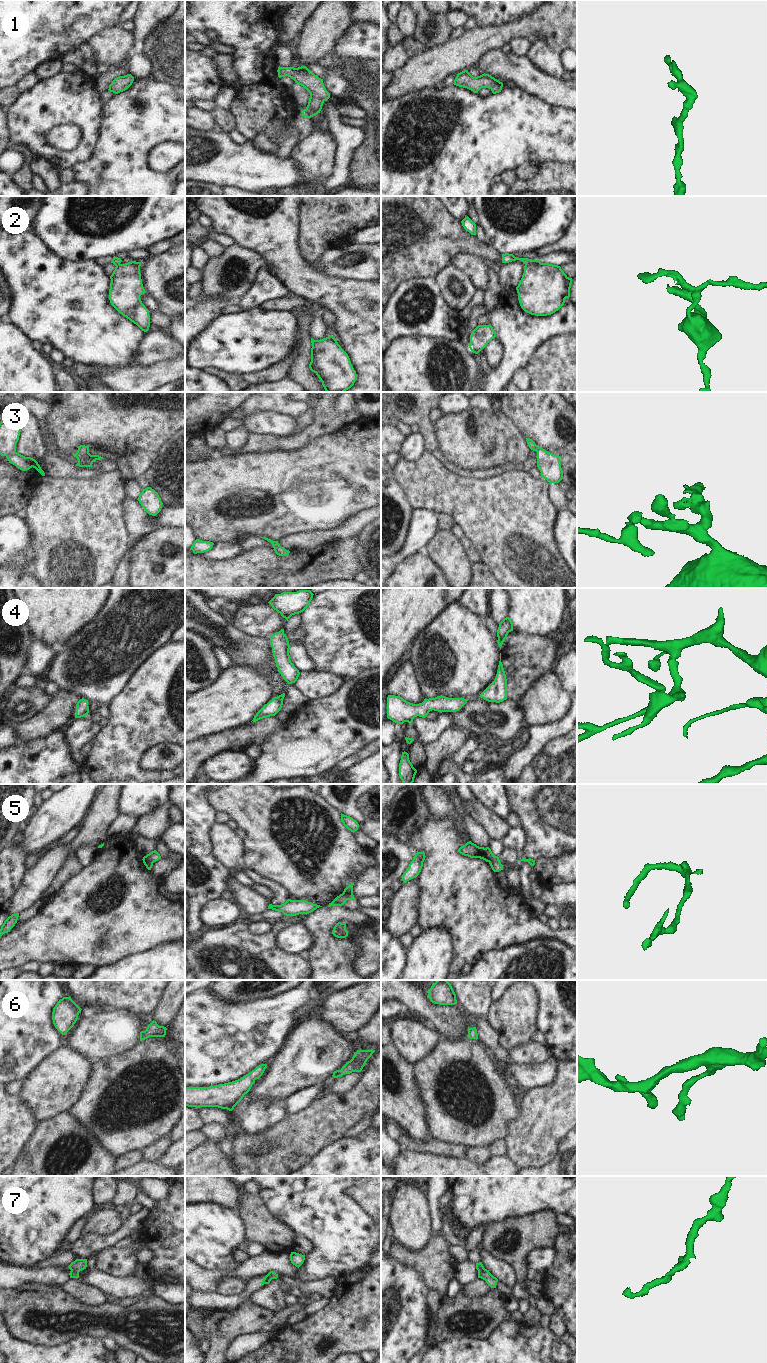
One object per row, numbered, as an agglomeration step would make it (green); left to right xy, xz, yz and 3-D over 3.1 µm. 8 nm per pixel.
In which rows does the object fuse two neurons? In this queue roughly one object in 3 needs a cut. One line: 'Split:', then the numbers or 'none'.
Split: 2, 5

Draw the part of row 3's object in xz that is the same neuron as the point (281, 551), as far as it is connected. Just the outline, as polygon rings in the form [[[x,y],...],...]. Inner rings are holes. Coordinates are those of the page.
[[[261,537],[265,540],[267,540],[268,542],[270,542],[273,545],[273,550],[275,551],[275,553],[279,556],[288,556],[290,551],[286,550],[284,547],[281,547],[280,544],[278,543],[278,541],[273,541],[271,539],[268,539],[266,537]]]

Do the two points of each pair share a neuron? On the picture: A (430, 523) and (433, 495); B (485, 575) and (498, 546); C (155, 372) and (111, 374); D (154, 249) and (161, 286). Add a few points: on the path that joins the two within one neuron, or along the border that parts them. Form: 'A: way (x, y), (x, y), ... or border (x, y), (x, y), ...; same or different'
A: border (414, 508), (429, 508), (438, 512); different
B: border (482, 560), (496, 577); different
C: way (144, 375), (122, 375); same
D: border (172, 245), (156, 254), (150, 255); different

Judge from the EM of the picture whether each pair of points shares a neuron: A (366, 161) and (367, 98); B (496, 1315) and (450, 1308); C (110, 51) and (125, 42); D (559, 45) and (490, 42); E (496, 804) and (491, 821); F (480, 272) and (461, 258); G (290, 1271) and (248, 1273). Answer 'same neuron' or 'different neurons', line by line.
A: same neuron
B: same neuron
C: same neuron
D: same neuron
E: different neurons
F: same neuron
G: same neuron

